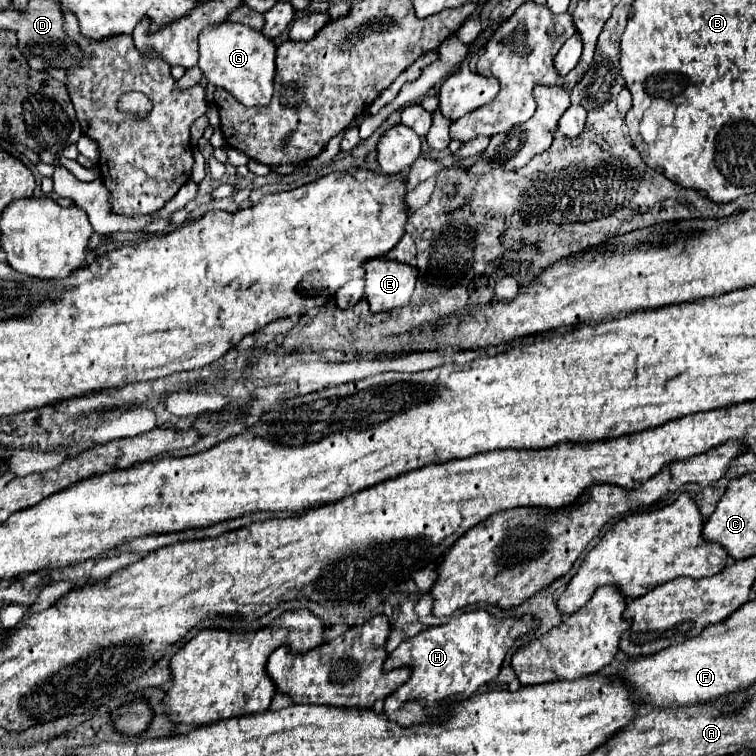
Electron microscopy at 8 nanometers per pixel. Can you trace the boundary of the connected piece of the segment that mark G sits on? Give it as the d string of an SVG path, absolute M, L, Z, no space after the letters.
M224 21L202 29L198 41L200 41L198 67L202 75L208 79L208 83L226 89L246 107L268 105L268 101L272 99L274 57L276 57L276 45L268 37L246 25Z

